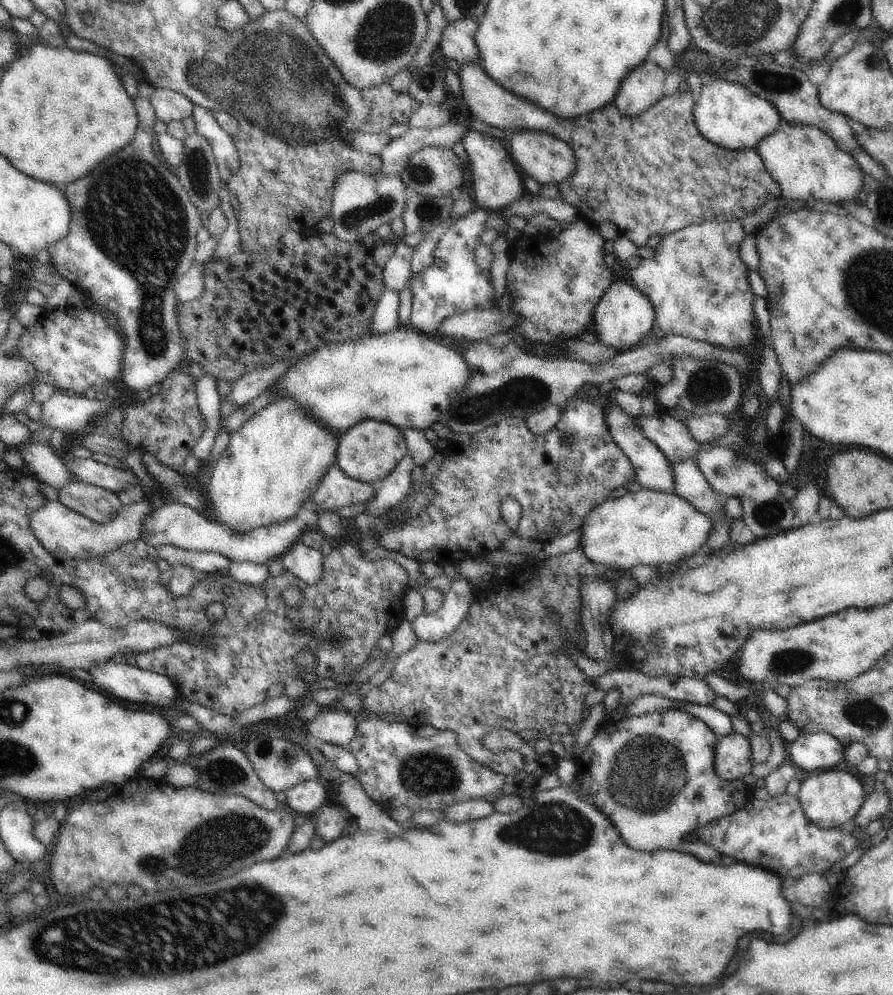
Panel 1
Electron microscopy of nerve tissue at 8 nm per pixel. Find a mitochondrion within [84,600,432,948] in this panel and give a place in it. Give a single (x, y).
(249, 834)

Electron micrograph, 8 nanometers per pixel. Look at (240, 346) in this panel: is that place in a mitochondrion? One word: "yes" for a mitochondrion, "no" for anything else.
no

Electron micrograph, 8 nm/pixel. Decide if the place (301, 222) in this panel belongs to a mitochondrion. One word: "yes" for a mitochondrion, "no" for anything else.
no

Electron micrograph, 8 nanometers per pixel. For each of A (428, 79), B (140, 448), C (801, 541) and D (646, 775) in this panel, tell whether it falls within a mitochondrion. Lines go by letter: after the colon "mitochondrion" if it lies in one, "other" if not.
A: mitochondrion
B: other
C: other
D: mitochondrion

